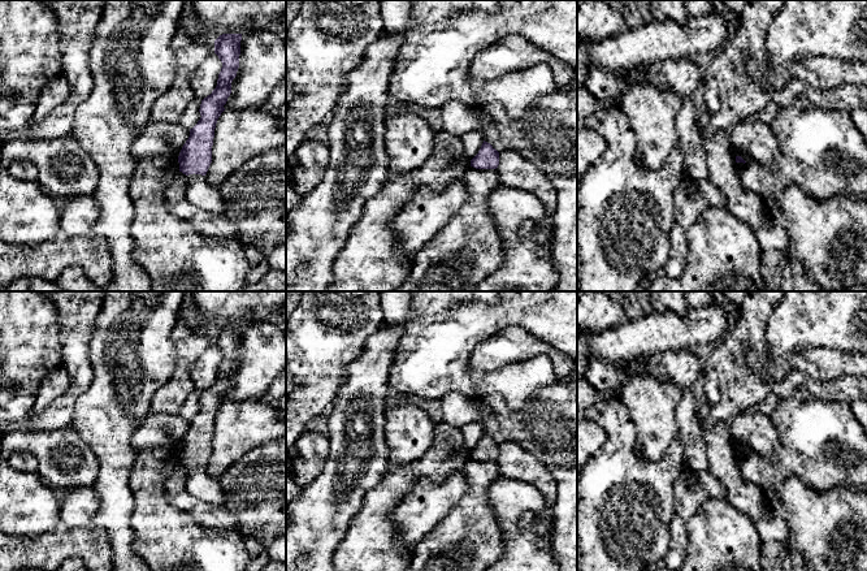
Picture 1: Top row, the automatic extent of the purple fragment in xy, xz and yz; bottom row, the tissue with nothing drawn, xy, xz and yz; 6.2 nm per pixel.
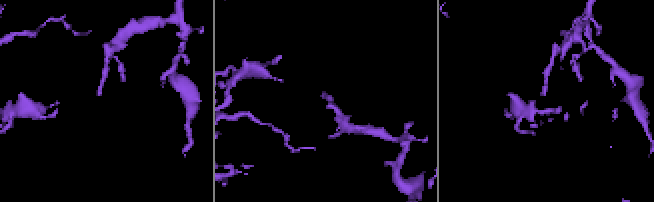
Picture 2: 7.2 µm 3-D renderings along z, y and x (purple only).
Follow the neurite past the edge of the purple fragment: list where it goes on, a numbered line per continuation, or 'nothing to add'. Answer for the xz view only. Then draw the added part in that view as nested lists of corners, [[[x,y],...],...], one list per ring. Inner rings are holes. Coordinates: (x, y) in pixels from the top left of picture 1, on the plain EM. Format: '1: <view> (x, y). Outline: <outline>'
nothing to add

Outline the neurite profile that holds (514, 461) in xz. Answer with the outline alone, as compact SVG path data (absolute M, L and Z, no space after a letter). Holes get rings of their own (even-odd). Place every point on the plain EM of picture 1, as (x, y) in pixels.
M500 442L497 466L500 475L533 484L546 496L550 505L554 502L556 481L552 473L520 445Z

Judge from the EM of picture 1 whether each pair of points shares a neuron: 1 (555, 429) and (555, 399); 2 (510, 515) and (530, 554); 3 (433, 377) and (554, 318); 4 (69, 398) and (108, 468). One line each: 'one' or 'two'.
1: one
2: one
3: one
4: two

